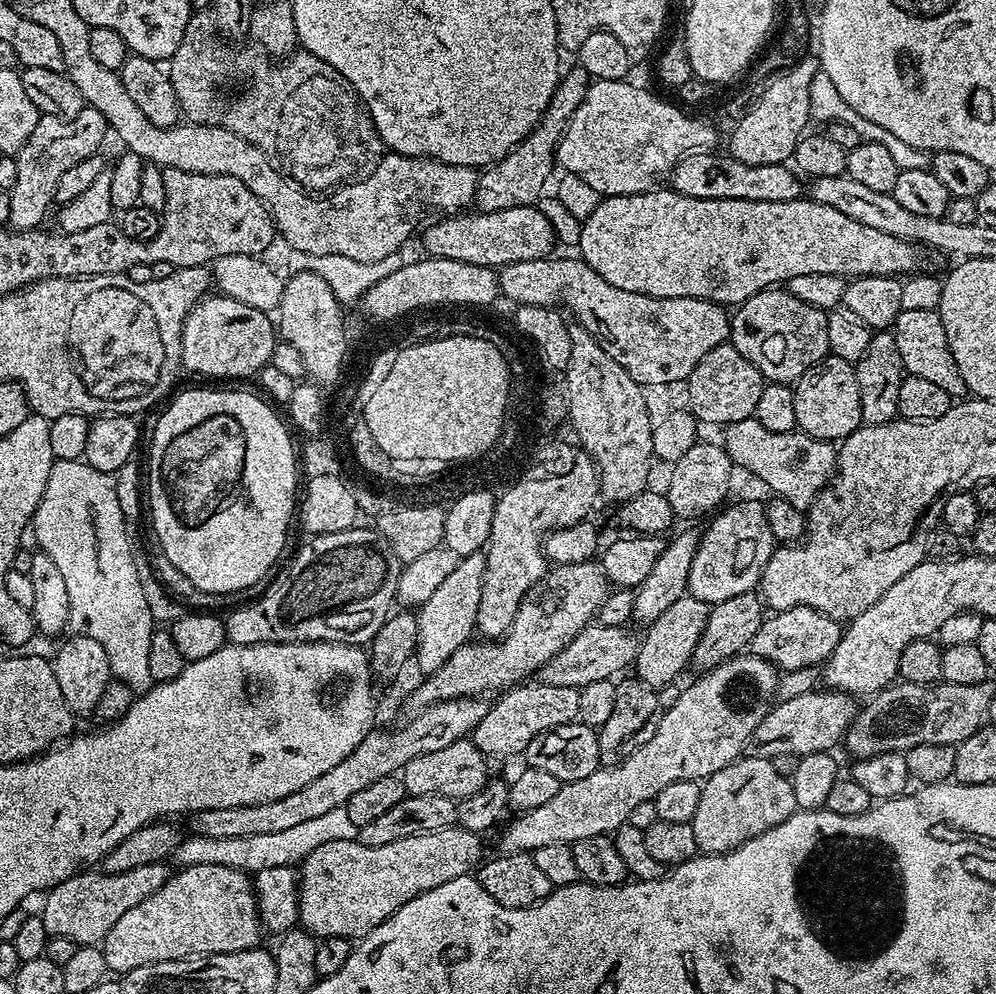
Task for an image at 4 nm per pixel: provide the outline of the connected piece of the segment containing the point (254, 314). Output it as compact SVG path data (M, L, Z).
M212 294L201 300L184 319L180 362L187 371L189 368L190 371L201 372L204 376L255 377L271 361L277 342L278 328L269 313L254 310L254 306L246 306L246 302L238 302L229 296Z

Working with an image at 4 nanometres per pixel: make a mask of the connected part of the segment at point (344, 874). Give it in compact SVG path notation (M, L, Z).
M453 826L446 830L434 830L430 834L414 834L414 838L402 838L402 842L390 842L386 846L362 846L359 839L339 840L338 842L325 842L324 845L318 846L318 850L310 850L310 854L298 865L298 895L300 898L300 915L298 917L299 927L311 936L323 938L325 936L341 936L347 940L355 941L357 938L363 938L368 933L373 932L386 918L390 918L410 898L418 898L426 890L434 890L434 886L442 886L442 882L450 882L454 878L462 878L469 874L475 873L479 869L482 861L485 859L484 844L481 833L471 832L459 826Z

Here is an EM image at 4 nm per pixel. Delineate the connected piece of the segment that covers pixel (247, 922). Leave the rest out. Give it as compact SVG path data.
M190 866L189 868L180 868L177 873L177 876L176 873L169 875L163 886L154 890L154 894L150 894L150 898L146 898L146 902L138 902L138 906L134 906L134 910L126 910L126 914L122 914L122 918L118 918L118 922L114 922L114 926L110 926L110 934L106 934L106 938L102 942L109 973L123 974L138 966L150 966L154 962L162 962L163 960L187 960L189 956L213 956L227 952L241 952L247 948L257 947L261 943L262 925L258 919L254 880L249 873L239 872L237 868L230 866Z

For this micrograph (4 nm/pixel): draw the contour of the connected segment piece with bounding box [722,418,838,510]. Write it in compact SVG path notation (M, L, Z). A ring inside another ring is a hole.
M755 418L727 425L723 432L722 443L733 465L737 469L745 468L746 471L753 472L772 491L772 494L779 499L788 500L790 506L795 508L806 510L811 506L818 493L832 481L832 477L836 474L838 448L831 440L819 440L799 430L794 432L766 430L766 426L762 426L762 422L758 422Z

